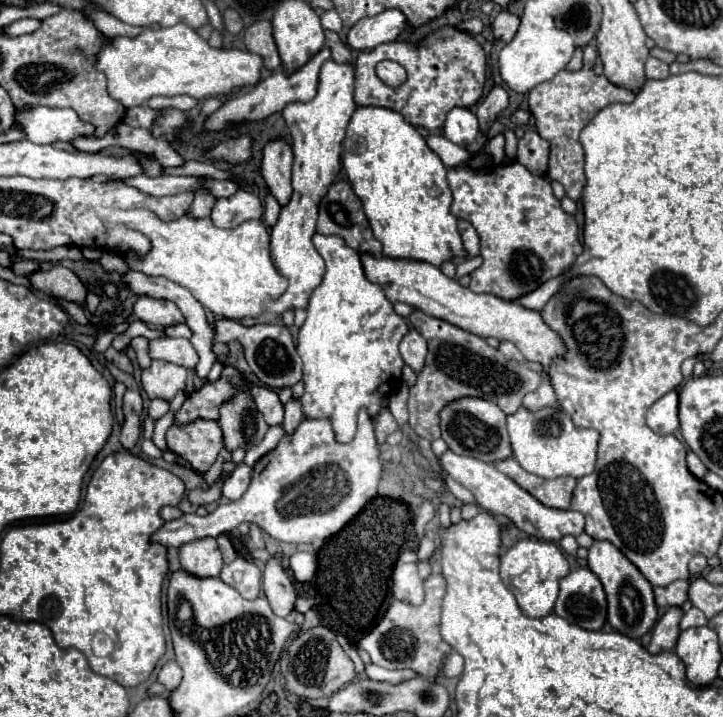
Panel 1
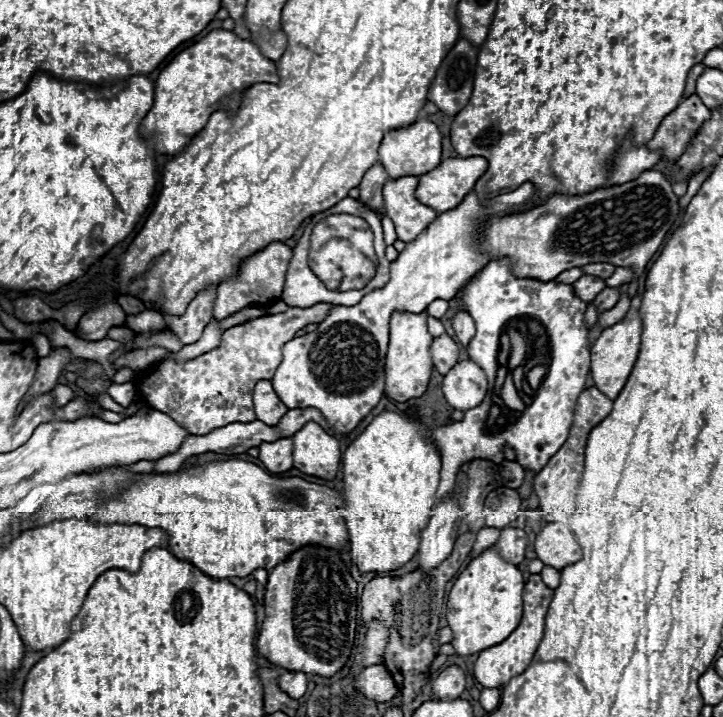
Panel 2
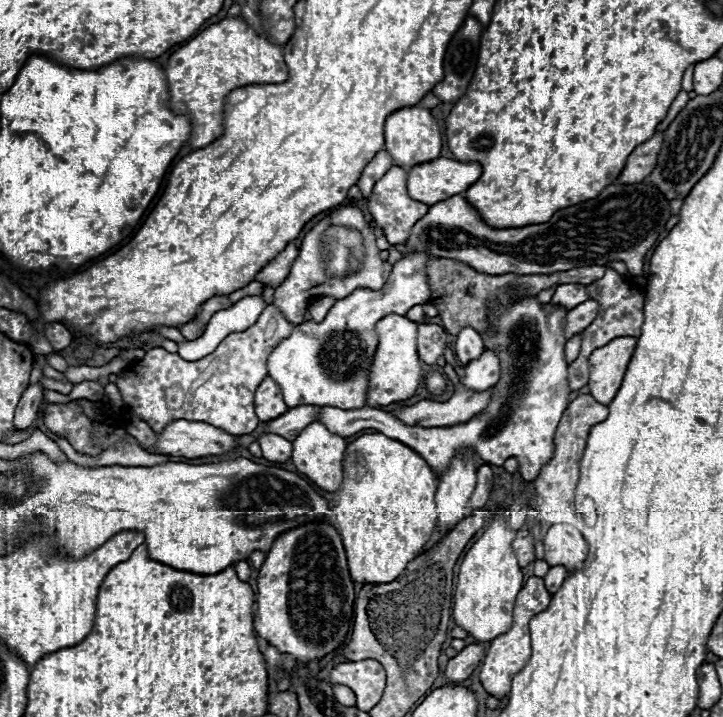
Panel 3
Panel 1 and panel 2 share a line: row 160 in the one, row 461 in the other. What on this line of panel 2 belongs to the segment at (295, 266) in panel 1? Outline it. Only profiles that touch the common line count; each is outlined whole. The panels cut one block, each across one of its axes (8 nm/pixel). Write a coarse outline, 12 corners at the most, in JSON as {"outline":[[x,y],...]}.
{"outline":[[308,422],[294,436],[294,468],[332,480],[338,438]]}

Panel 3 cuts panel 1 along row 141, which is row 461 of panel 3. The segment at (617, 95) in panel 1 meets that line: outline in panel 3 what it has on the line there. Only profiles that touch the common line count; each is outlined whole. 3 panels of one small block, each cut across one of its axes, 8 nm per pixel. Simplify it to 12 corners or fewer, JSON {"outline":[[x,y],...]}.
{"outline":[[590,394],[566,408],[554,454],[536,478],[544,537],[558,523],[584,526],[576,510],[578,462],[588,432],[608,418]]}

